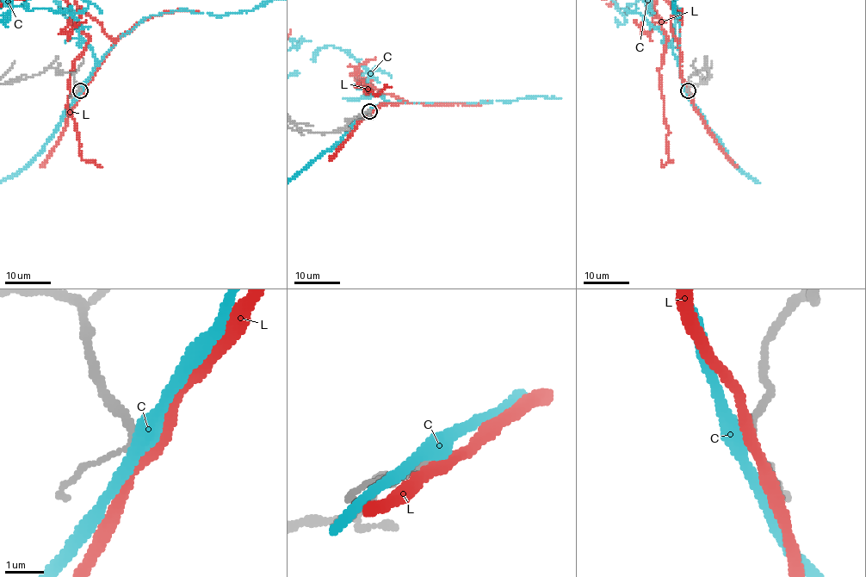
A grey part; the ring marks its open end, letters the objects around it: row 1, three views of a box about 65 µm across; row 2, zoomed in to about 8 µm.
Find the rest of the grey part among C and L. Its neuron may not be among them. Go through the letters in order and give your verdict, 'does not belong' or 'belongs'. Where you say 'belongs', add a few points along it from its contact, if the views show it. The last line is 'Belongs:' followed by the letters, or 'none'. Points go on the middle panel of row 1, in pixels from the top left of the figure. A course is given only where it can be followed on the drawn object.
C: does not belong
L: does not belong
Belongs: none

